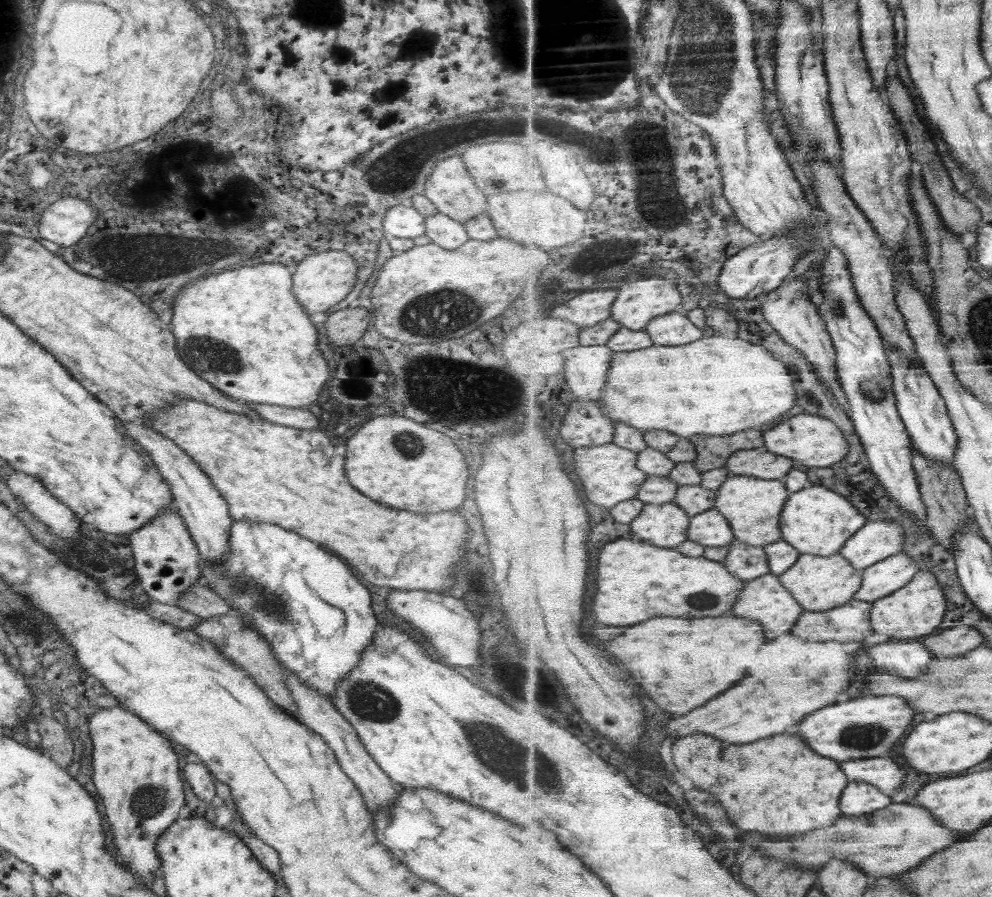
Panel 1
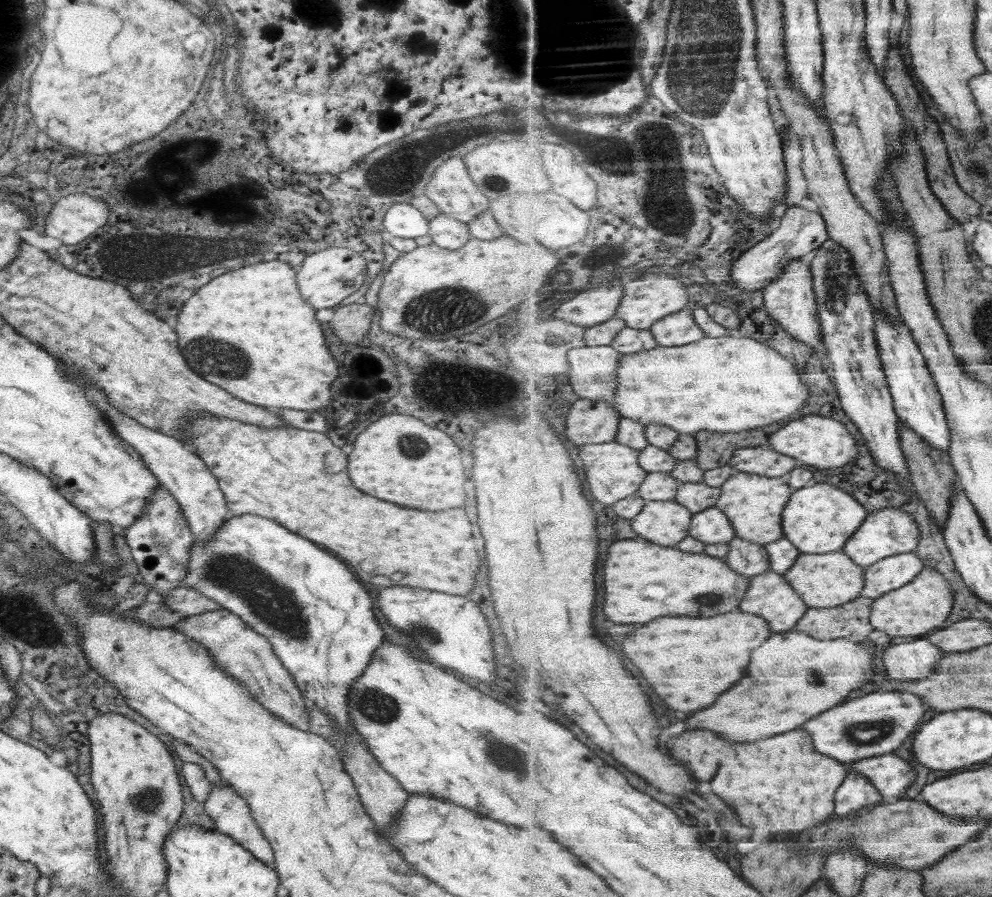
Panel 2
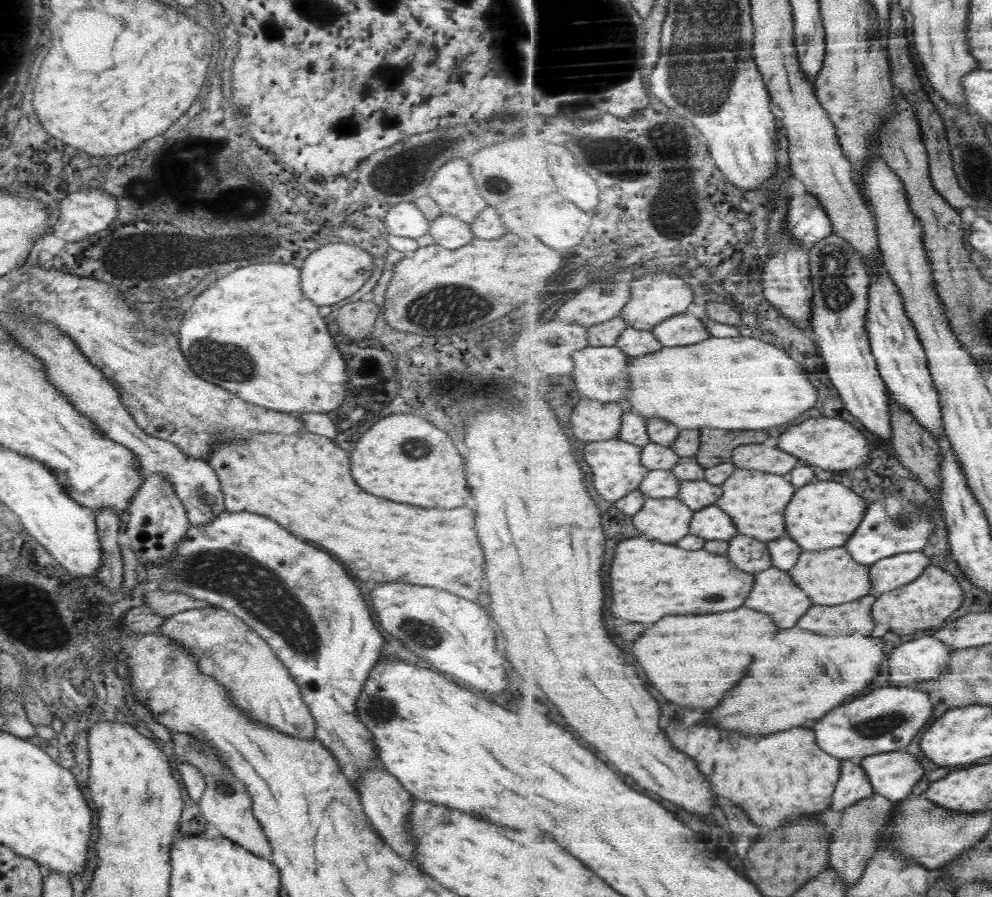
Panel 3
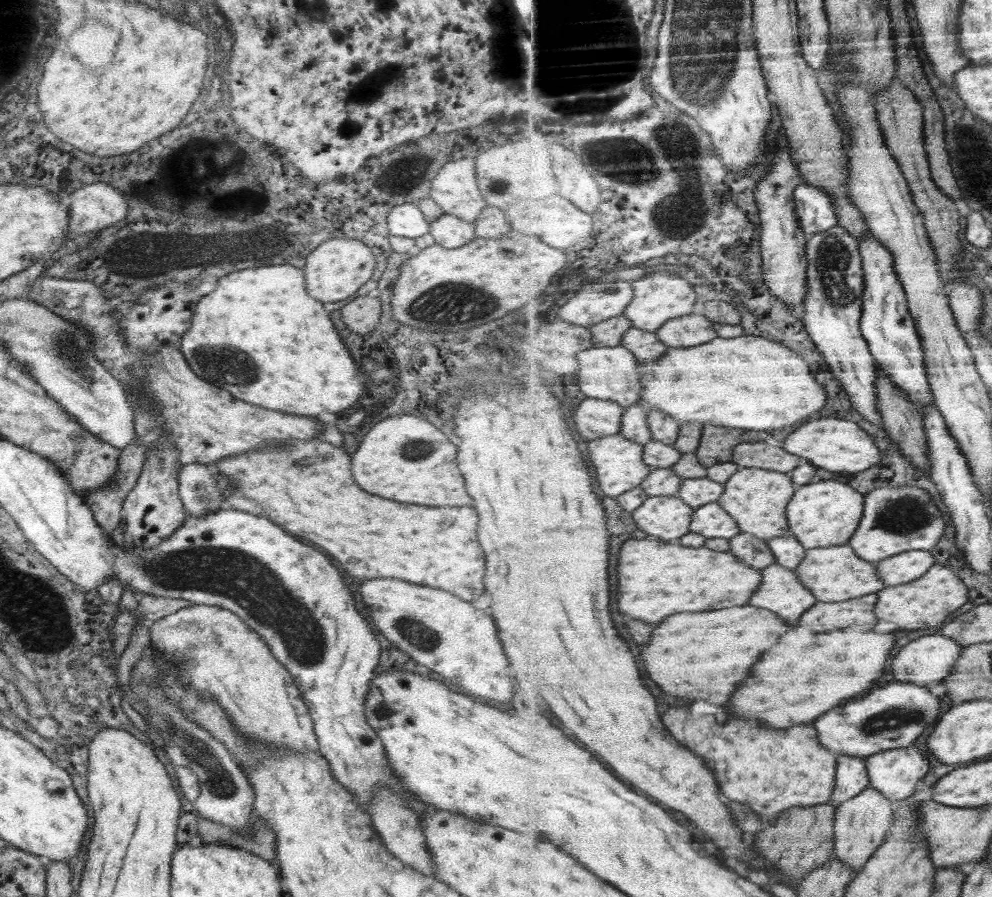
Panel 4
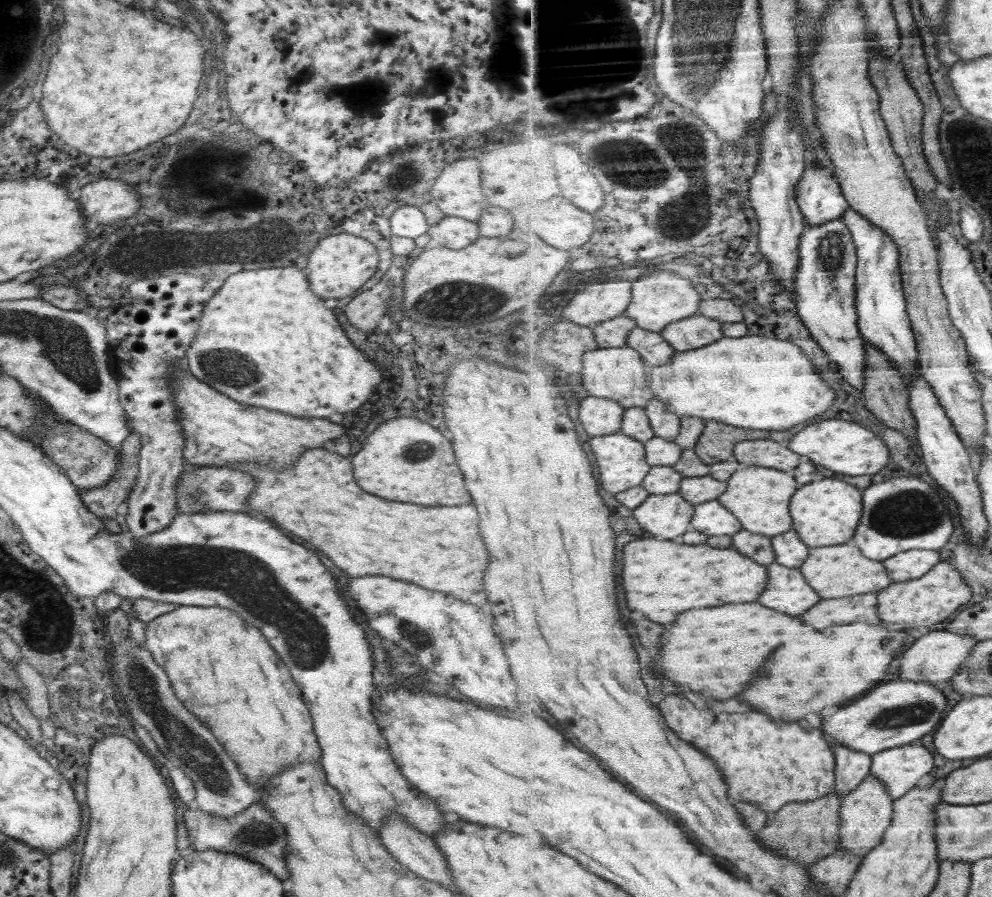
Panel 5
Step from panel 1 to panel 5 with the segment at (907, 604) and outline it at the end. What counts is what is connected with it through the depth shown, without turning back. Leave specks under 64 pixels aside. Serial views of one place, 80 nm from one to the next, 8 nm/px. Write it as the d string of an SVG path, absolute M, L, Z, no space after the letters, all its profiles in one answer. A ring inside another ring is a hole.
M950 562L940 563L922 578L892 583L878 595L878 614L884 621L903 624L904 628L928 626L932 629L945 626L948 618L950 619L958 608L962 608L974 598L972 585L967 583L963 573Z

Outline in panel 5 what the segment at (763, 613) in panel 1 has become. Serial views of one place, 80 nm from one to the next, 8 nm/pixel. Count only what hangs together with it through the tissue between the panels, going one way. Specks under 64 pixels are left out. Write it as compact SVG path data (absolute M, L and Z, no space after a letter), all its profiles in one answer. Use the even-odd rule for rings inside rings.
M776 561L769 566L771 582L767 591L757 600L768 608L802 616L823 602L823 596L812 588L799 568L788 568Z

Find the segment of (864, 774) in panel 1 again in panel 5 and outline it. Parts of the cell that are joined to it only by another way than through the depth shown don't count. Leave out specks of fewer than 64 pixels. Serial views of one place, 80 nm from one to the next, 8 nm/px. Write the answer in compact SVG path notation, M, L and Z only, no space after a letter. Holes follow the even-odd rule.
M917 740L914 744L892 748L874 755L871 772L888 784L894 800L908 795L918 782L936 768L932 750Z

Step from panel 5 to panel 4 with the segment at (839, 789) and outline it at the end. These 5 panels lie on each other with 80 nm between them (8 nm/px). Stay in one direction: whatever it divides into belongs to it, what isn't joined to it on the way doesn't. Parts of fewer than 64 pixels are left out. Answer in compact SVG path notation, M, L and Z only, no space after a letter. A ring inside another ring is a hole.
M840 755L833 802L840 806L868 791L871 786L868 757Z

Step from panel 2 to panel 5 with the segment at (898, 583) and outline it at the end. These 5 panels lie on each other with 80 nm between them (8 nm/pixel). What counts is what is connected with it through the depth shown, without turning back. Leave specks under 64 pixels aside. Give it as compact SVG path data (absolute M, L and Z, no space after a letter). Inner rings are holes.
M928 549L908 550L883 561L894 583L922 578L942 562L940 551Z

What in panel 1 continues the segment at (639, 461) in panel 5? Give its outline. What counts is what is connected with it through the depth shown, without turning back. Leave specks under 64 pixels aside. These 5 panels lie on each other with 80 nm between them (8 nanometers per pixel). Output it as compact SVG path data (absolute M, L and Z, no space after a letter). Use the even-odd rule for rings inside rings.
M616 443L604 446L582 447L570 452L574 460L575 472L582 480L589 500L605 508L613 509L625 500L637 498L650 474L639 467L639 452L622 448Z

